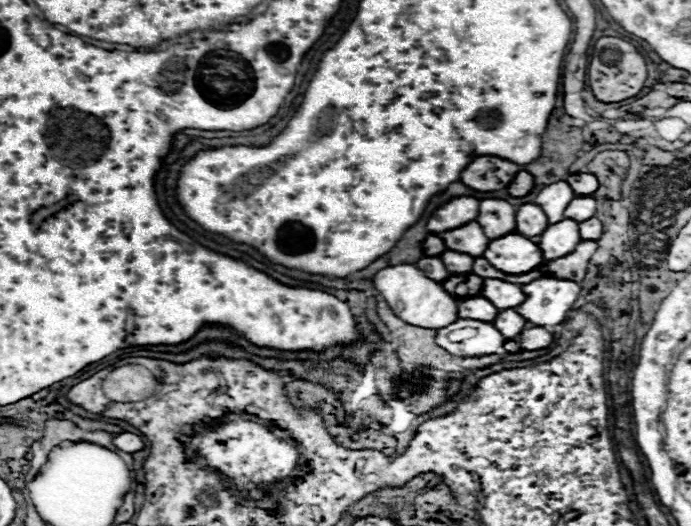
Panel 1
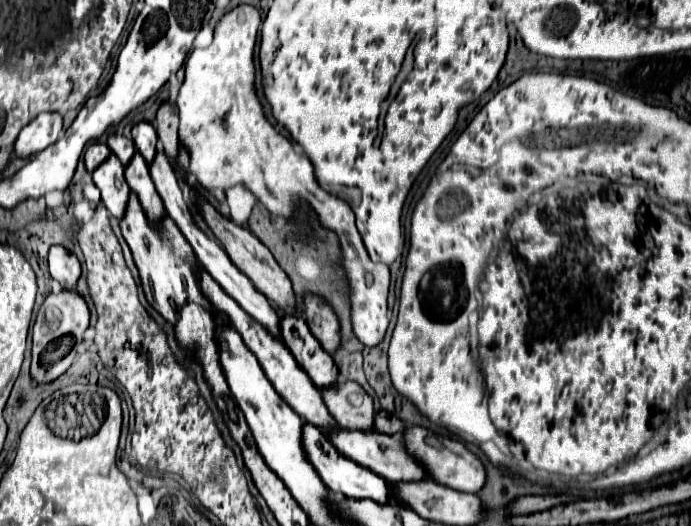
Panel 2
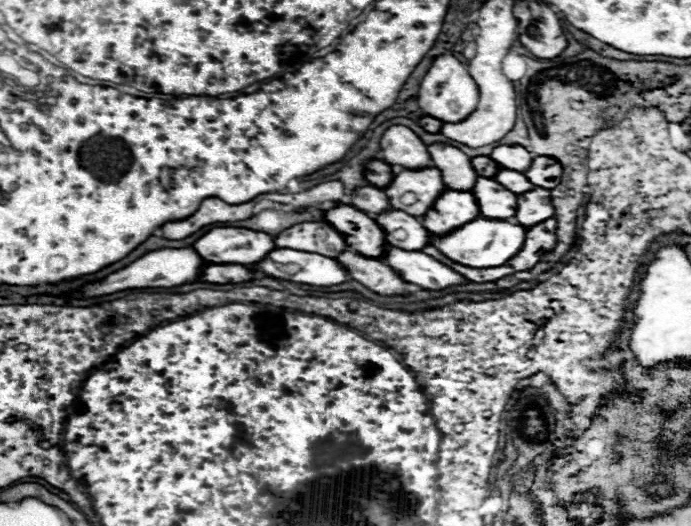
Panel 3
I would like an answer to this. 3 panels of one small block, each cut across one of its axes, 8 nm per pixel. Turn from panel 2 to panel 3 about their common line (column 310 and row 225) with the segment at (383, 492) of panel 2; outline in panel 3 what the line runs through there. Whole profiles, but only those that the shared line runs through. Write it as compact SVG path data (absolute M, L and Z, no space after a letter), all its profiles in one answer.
M446 190L434 202L430 212L422 218L422 224L428 228L430 234L444 236L476 220L478 216L480 208L474 194L460 190Z

